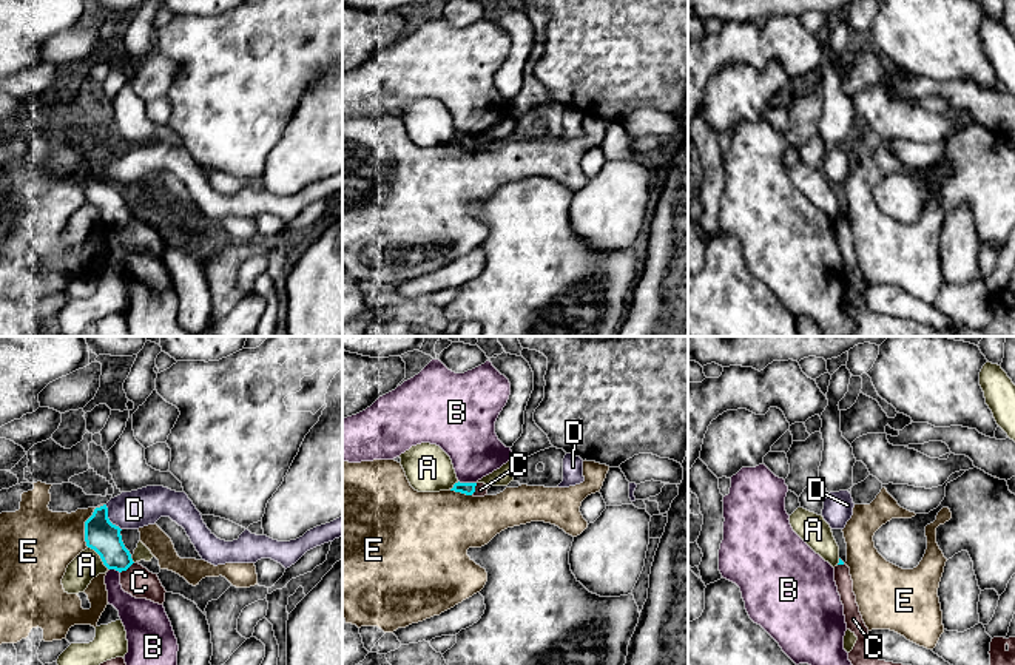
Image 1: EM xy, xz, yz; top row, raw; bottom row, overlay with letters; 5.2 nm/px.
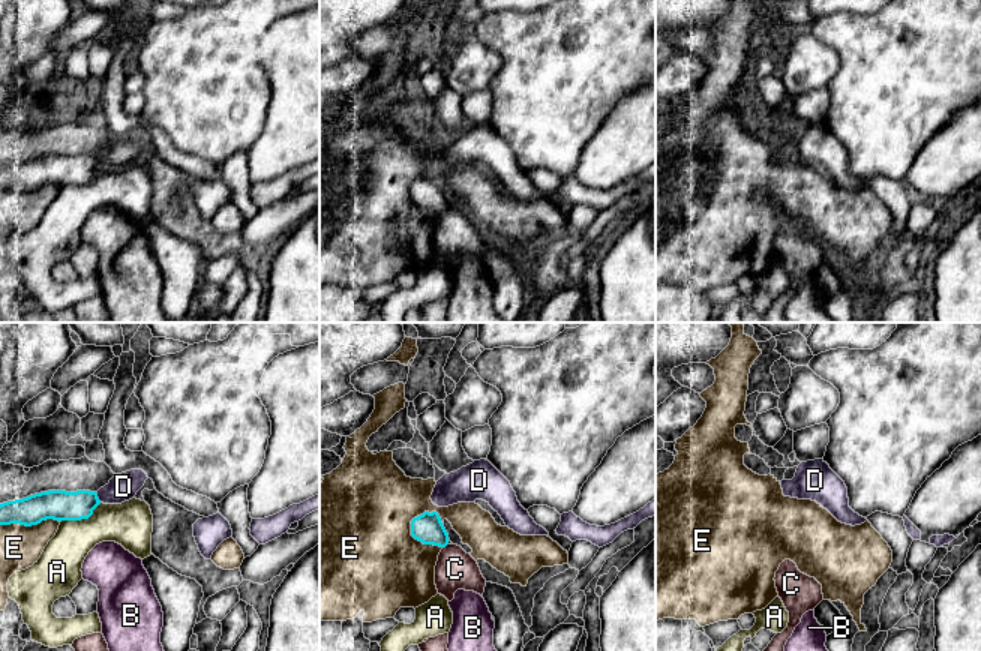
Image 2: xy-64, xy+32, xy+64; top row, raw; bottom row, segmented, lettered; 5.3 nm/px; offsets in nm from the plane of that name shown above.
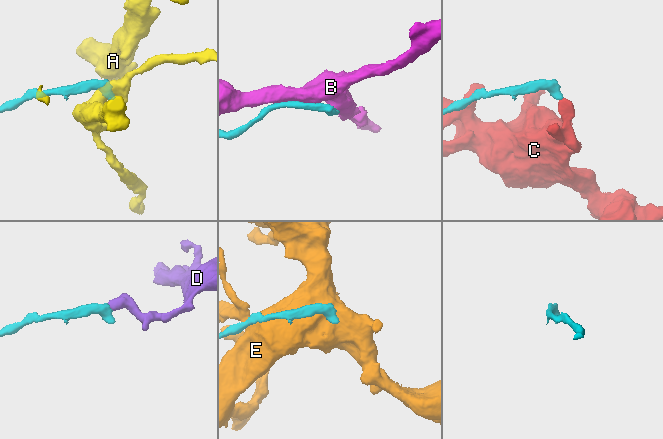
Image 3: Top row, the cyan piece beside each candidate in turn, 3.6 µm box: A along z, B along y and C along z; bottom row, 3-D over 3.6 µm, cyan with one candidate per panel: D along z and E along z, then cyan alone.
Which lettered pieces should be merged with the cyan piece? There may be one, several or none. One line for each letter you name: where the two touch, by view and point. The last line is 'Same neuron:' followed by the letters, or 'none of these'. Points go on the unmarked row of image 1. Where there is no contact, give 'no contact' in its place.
D: meets cyan in xy at (108, 173)
Same neuron: D

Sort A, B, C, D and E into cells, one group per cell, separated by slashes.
A / B / C / D / E

